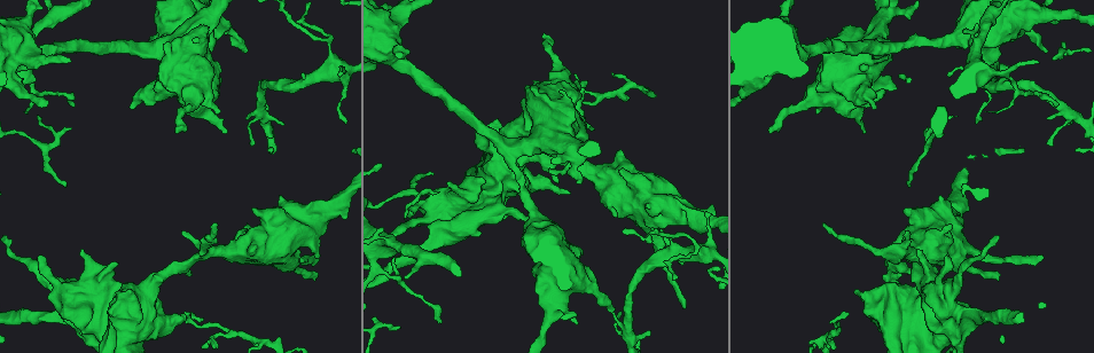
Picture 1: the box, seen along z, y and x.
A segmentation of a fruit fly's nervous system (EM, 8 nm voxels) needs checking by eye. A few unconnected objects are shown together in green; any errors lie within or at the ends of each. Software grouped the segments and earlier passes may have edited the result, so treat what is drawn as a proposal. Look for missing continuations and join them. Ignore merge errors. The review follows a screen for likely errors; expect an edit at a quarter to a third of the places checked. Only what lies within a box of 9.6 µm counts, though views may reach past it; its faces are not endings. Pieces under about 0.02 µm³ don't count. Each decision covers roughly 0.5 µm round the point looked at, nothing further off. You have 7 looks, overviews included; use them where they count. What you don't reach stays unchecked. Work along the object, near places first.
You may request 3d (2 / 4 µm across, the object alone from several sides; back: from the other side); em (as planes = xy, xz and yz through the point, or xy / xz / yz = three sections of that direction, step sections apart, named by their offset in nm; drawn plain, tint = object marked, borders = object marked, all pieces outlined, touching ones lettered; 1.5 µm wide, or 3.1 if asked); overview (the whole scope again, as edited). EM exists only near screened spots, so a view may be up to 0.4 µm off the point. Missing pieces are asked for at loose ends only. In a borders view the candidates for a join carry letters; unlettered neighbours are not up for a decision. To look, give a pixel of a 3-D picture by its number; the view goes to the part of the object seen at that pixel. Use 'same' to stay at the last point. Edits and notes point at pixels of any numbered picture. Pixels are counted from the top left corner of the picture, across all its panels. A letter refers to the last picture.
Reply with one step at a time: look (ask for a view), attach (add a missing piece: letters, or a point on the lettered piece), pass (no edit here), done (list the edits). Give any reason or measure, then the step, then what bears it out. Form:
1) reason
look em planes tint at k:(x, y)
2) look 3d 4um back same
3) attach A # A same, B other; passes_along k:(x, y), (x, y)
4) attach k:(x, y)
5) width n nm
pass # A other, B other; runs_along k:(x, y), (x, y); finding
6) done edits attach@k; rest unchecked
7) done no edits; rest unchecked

free end
look em planes tint at 1:(176, 131)

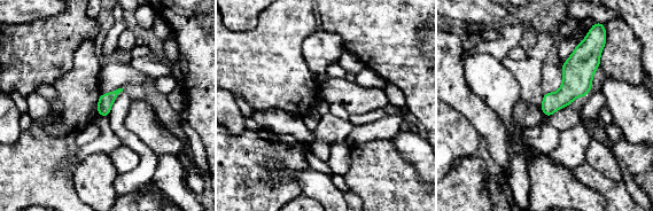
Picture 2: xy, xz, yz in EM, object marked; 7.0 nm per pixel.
what lies round it
look em planes borders same

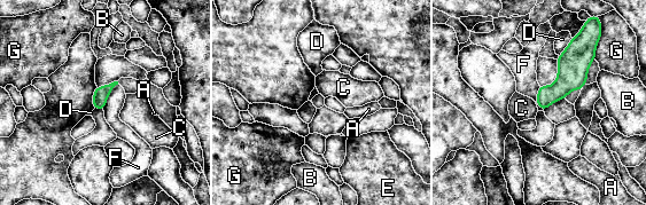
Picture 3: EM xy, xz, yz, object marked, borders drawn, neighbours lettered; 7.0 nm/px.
longest_contact F 220 nm
pass # A other, B other, C other, D other, E other, F other, G other; no lettered piece goes on from it

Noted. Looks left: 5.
an open end
look 3d 4um at 1:(497, 195)

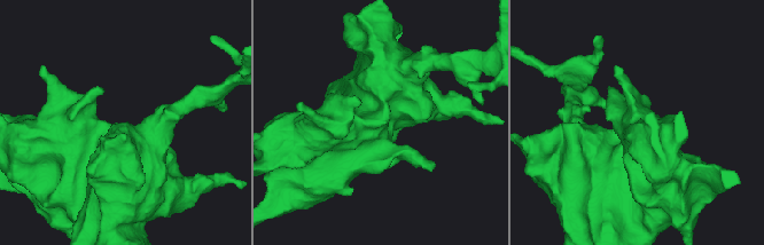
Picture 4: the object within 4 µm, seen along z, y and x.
look em yz step 8 tint at 4:(383, 122)

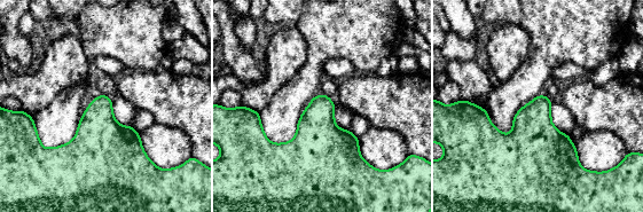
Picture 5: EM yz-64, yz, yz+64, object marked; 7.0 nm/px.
another direction
look em planes borders same

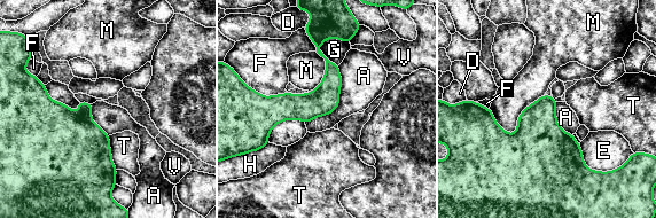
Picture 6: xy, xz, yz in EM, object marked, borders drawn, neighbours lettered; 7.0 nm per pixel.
longest_contact A 480 nm
pass # A other, D other, E other, F other, G other, H other, M other, T other, V other; border 6:(338, 65), (340, 103), (305, 123); none of them fits

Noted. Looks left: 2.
tapers out
look 3d 2um back at 1:(65, 186)

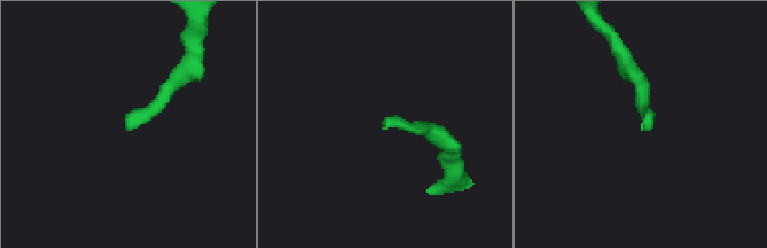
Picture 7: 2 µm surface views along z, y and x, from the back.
shape alone is not enough
look em planes borders at 7:(129, 125)

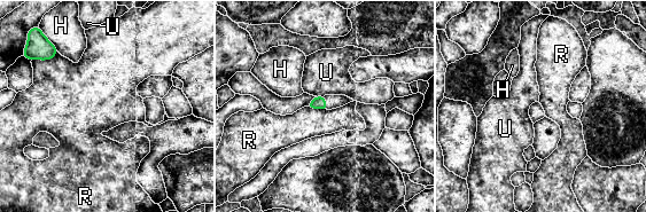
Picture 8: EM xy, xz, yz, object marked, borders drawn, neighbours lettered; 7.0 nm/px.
pass # H other, R other, U other; border 8:(305, 107), (327, 110); no lettered piece goes on from it

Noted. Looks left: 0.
done no edits; rest unchecked

